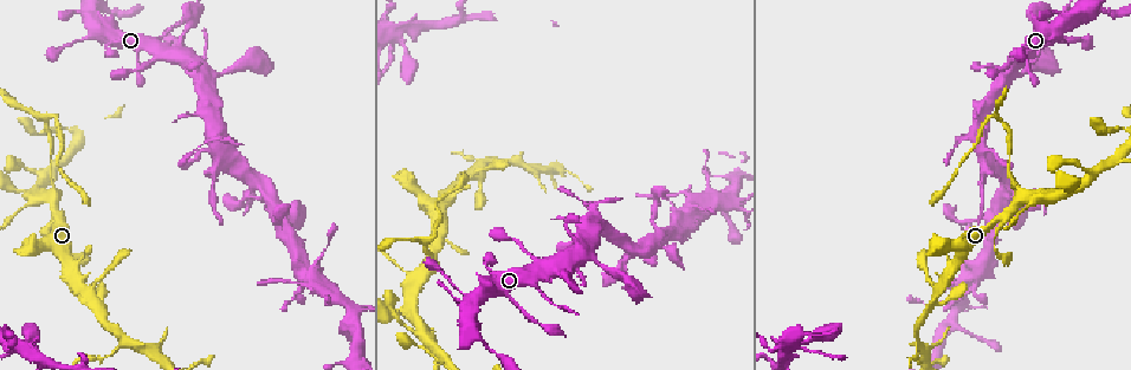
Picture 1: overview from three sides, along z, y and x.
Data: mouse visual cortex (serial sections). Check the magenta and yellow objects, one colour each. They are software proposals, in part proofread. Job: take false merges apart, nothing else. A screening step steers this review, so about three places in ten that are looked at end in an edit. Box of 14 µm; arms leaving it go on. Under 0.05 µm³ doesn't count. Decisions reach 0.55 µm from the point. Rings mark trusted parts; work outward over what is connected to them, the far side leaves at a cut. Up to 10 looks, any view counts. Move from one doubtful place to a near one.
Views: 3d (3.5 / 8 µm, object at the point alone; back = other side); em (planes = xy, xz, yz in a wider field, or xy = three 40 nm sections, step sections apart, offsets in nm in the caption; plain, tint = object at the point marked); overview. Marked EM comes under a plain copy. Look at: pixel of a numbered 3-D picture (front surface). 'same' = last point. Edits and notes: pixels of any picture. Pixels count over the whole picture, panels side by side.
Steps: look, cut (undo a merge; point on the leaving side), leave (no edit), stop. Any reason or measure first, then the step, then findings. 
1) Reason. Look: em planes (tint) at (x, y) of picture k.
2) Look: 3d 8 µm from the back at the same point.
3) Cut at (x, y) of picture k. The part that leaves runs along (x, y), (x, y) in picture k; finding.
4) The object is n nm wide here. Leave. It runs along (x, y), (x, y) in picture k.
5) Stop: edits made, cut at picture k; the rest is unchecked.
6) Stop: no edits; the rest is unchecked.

Two arms in line, one across. Look: 3d 3.5 µm at (704, 201) of picture 1.

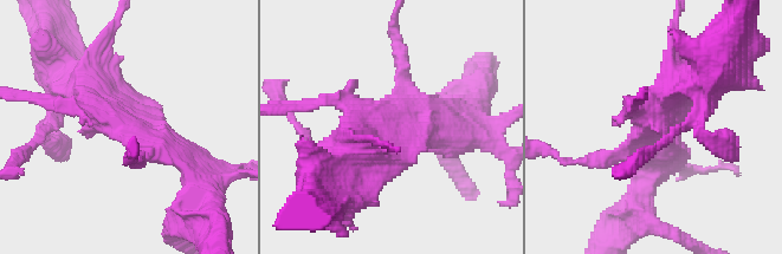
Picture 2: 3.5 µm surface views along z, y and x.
Look: em xy step 1 (tint) at (129, 123) of picture 2.

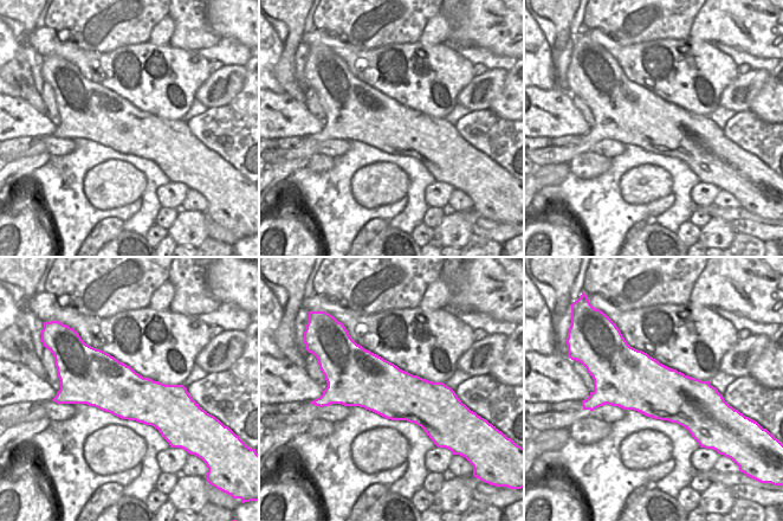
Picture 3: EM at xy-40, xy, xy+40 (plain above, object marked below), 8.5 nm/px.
Leave. It runs along (73, 76), (194, 167) in picture 2; one cell here.

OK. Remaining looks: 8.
Arms part here. Look: 3d 8 µm at (52, 189) of picture 1.

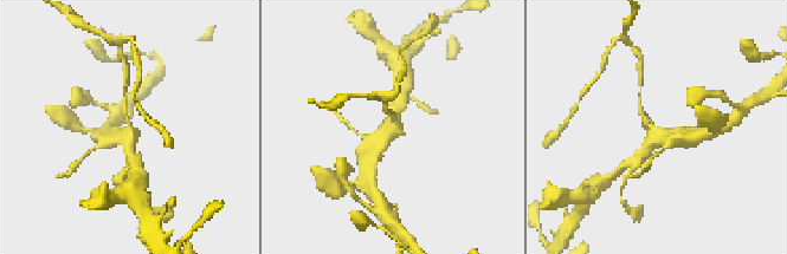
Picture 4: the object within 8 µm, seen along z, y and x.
3 arms meet here; the arms are 150, 300, 450 nm wide. Look: em planes (tint) at (652, 129) of picture 4.

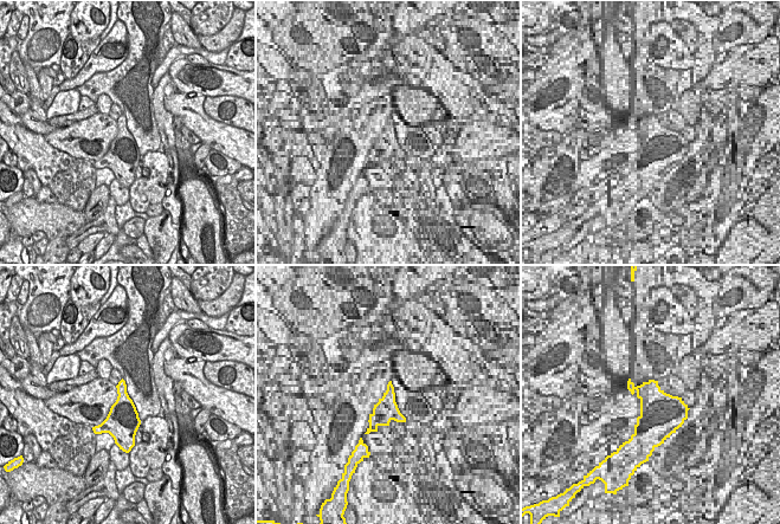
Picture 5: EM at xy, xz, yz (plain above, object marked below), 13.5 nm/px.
Cut at (127, 83) of picture 4. The part that leaves runs along (126, 115), (126, 65), (123, 63) in picture 4; a second cell is stuck on.

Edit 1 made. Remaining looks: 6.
Arms part here. Look: 3d 3.5 µm at (121, 336) of picture 1.

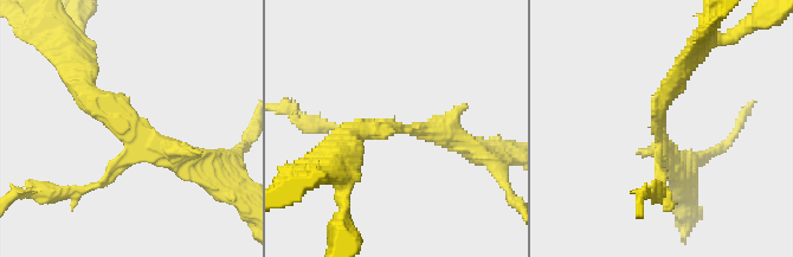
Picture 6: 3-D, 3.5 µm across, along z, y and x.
Look: em xy step 2 (tint) at (660, 128) of picture 6.

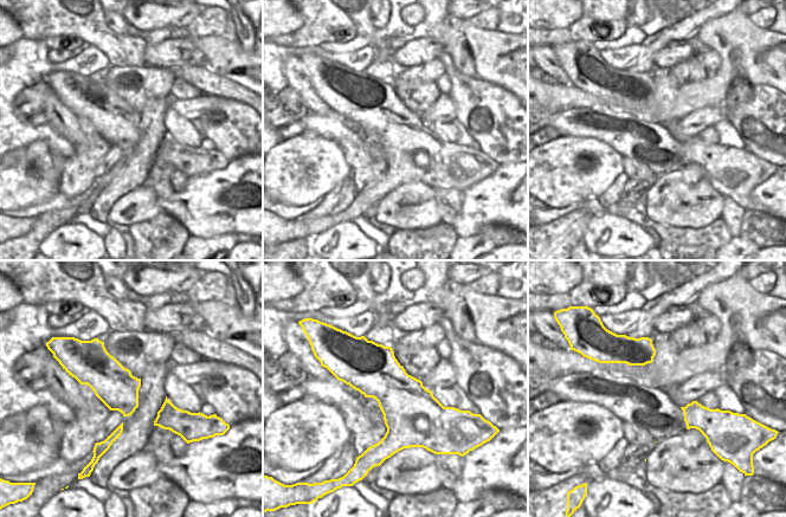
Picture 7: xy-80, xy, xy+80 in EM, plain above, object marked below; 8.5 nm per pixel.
Leave. It runs along (81, 76), (117, 119), (194, 166) in picture 6; one cell here.

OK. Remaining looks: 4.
Calibre changes. Look: 3d 3.5 µm at (158, 39) of picture 1.

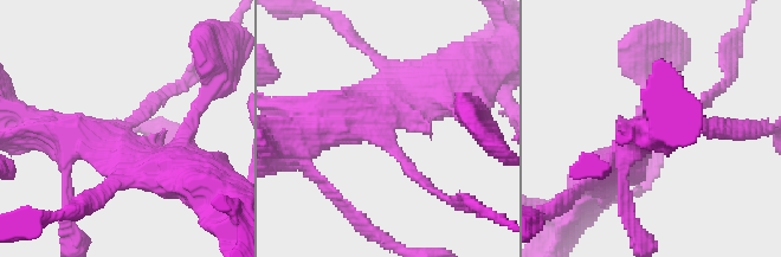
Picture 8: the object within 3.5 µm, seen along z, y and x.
The arms are 150, 450 nm wide. Look: em planes (tint) at (387, 142) of picture 8.

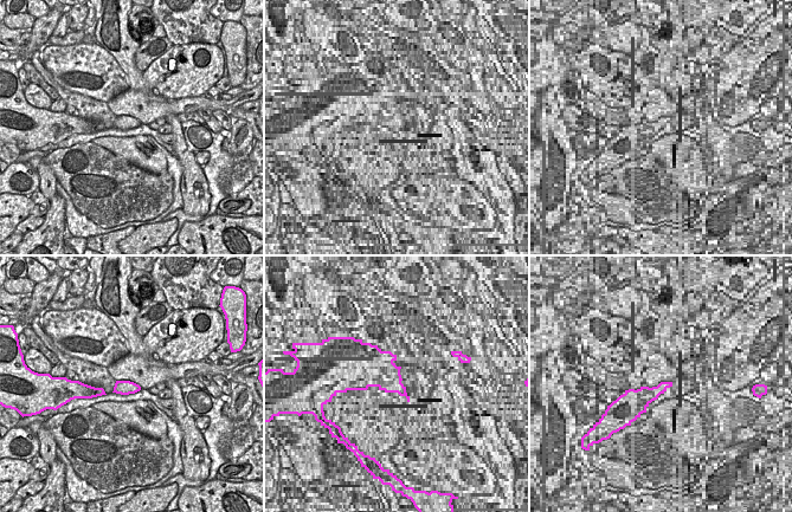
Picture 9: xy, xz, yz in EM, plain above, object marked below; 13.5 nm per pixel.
Cut at (169, 92) of picture 8. The part that leaves runs along (406, 164), (450, 204), (478, 210) in picture 8; a second cell is stuck on.

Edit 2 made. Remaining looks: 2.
Stop: edits made, cut at picture 4, cut at picture 8; the rest is unchecked.

